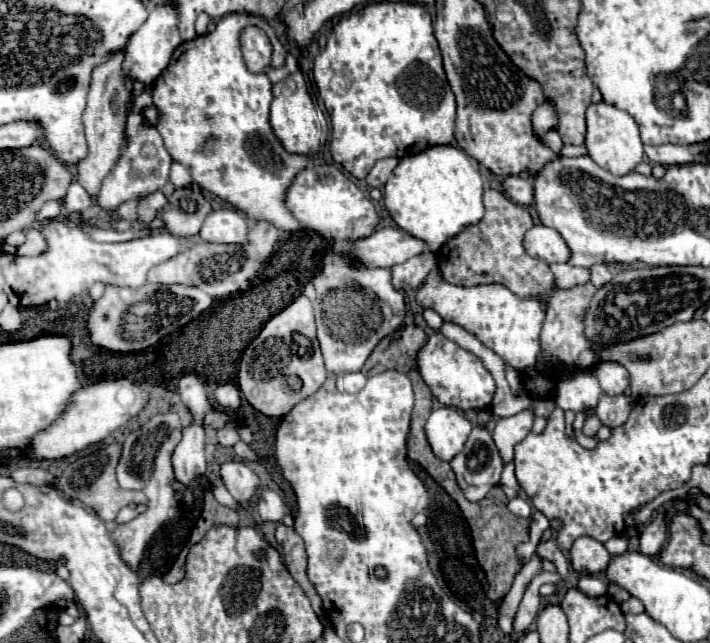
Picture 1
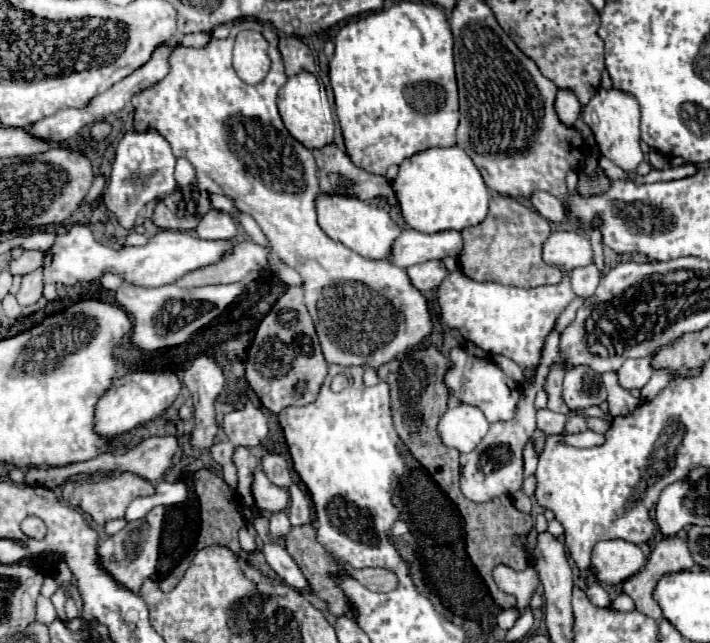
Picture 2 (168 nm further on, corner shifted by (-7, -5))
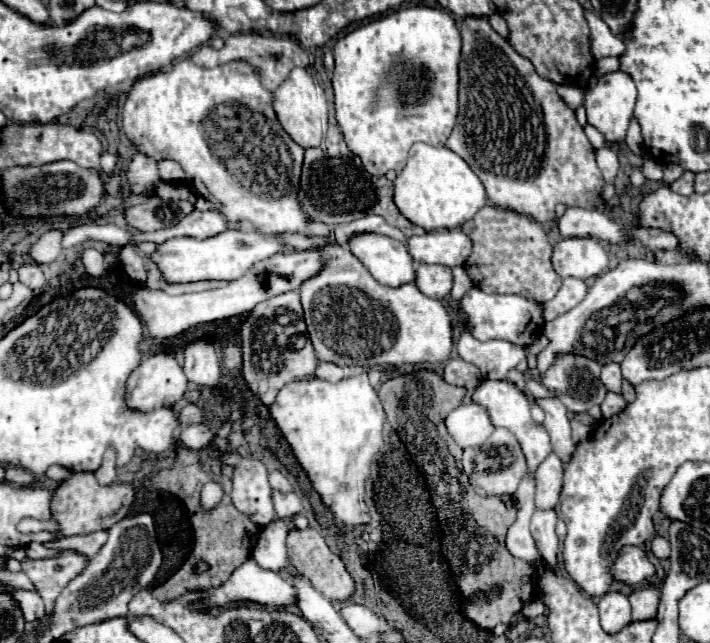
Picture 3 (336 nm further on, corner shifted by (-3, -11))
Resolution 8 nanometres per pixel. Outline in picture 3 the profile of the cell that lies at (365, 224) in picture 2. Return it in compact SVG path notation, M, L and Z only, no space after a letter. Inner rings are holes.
M362 234L352 238L348 246L380 284L398 288L416 280L414 260L406 244L380 234Z

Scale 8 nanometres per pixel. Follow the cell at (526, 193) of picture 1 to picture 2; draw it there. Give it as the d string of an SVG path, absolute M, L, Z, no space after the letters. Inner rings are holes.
M542 190L532 192L530 202L532 202L532 206L534 206L546 220L552 220L552 222L564 222L564 220L568 220L562 202L560 202L556 196L548 194L548 192L542 192Z

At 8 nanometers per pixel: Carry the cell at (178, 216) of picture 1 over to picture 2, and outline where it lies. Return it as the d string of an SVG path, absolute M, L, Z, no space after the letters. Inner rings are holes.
M176 188L170 196L158 202L152 220L164 230L194 230L210 208L208 194L200 194L198 188Z

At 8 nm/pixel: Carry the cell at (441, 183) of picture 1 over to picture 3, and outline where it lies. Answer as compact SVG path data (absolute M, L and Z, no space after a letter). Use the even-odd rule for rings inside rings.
M416 142L410 148L406 168L394 180L394 202L398 210L416 226L424 230L454 228L470 220L482 206L486 206L486 190L470 166L446 146L430 146Z

